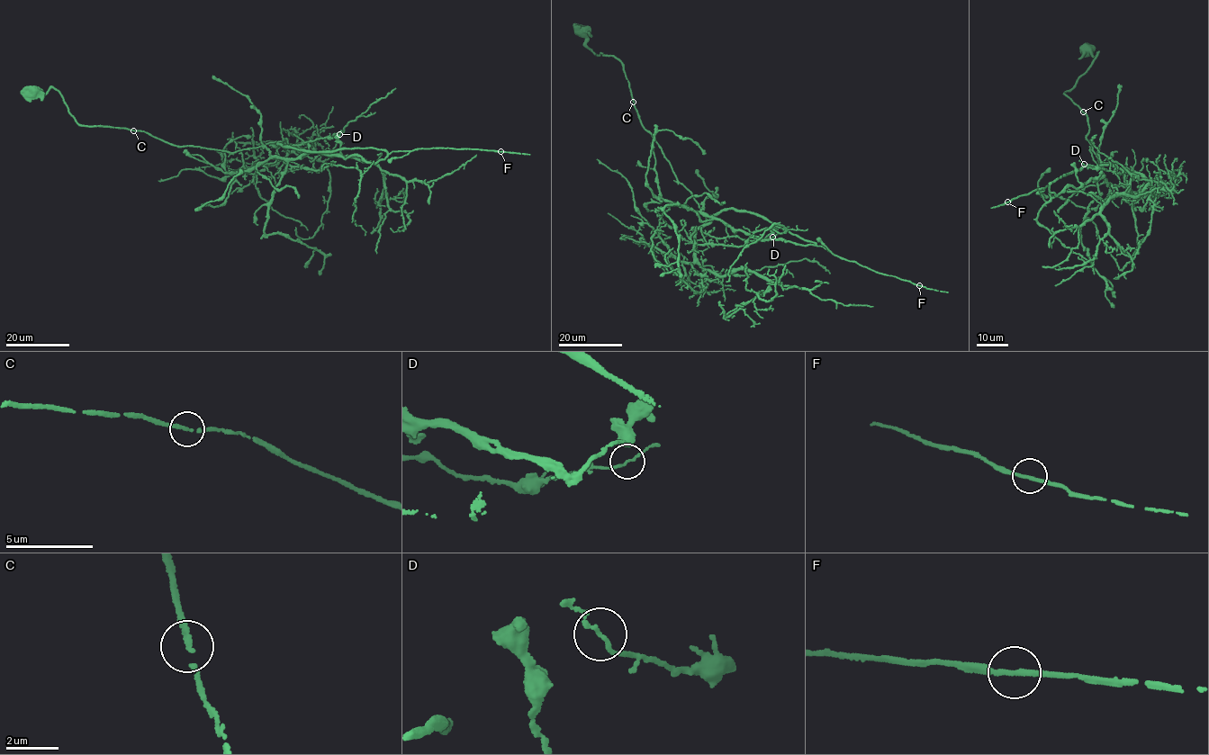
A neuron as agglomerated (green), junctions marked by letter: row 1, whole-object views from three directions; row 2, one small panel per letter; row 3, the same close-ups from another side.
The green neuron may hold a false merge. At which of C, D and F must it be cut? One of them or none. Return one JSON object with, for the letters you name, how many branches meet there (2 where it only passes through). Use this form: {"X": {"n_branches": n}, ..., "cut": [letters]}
{"cut": []}

